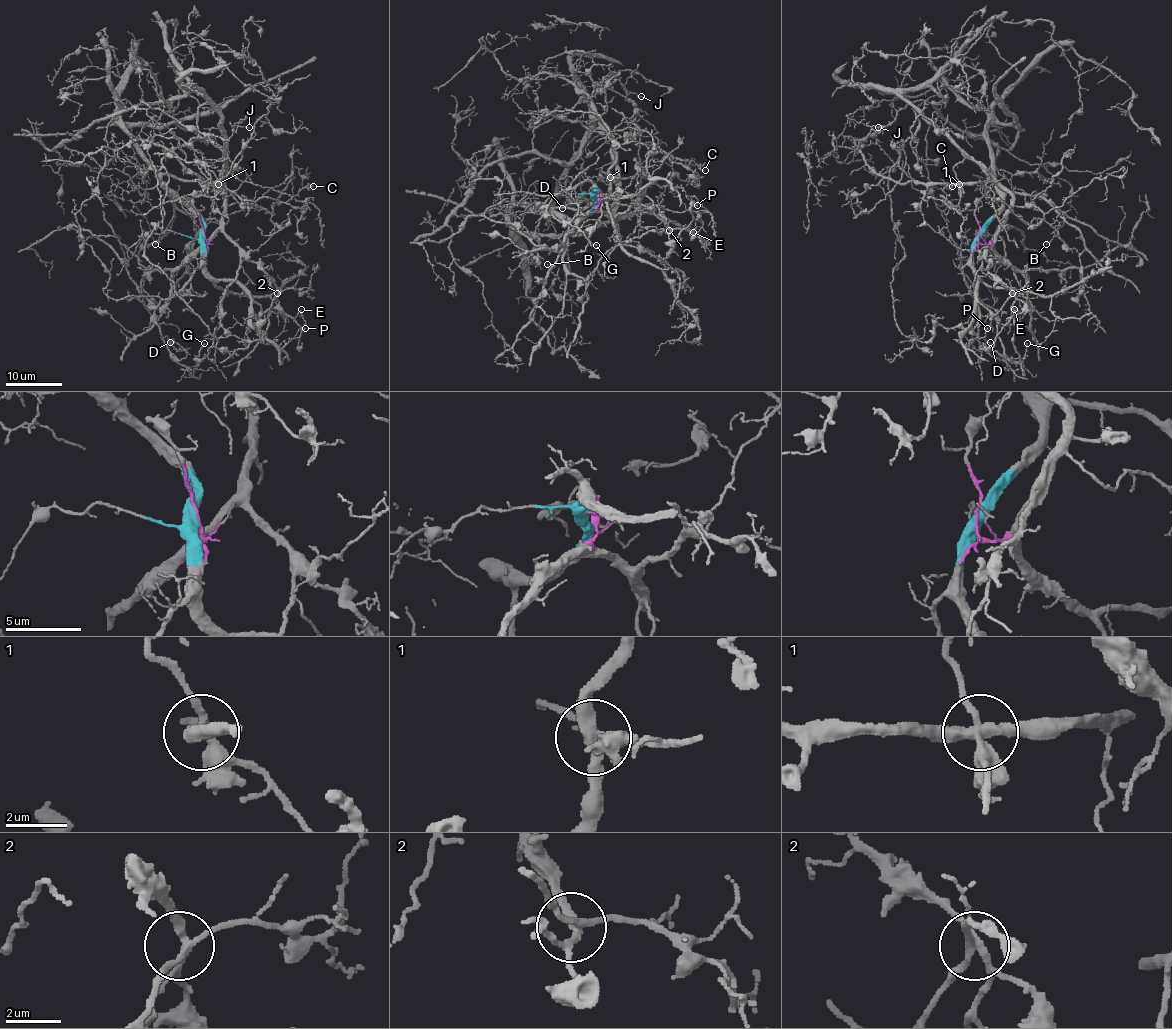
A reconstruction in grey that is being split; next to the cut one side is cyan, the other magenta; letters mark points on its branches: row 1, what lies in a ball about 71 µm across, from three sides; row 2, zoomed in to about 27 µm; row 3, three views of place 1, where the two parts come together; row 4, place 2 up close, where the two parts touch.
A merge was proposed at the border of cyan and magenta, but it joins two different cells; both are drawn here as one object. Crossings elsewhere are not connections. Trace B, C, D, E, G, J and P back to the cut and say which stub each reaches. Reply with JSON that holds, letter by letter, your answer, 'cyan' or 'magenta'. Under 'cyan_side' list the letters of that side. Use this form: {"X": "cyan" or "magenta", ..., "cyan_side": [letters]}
{"B": "cyan", "C": "cyan", "D": "cyan", "E": "magenta", "G": "magenta", "J": "magenta", "P": "cyan", "cyan_side": ["B", "C", "D", "P"]}

